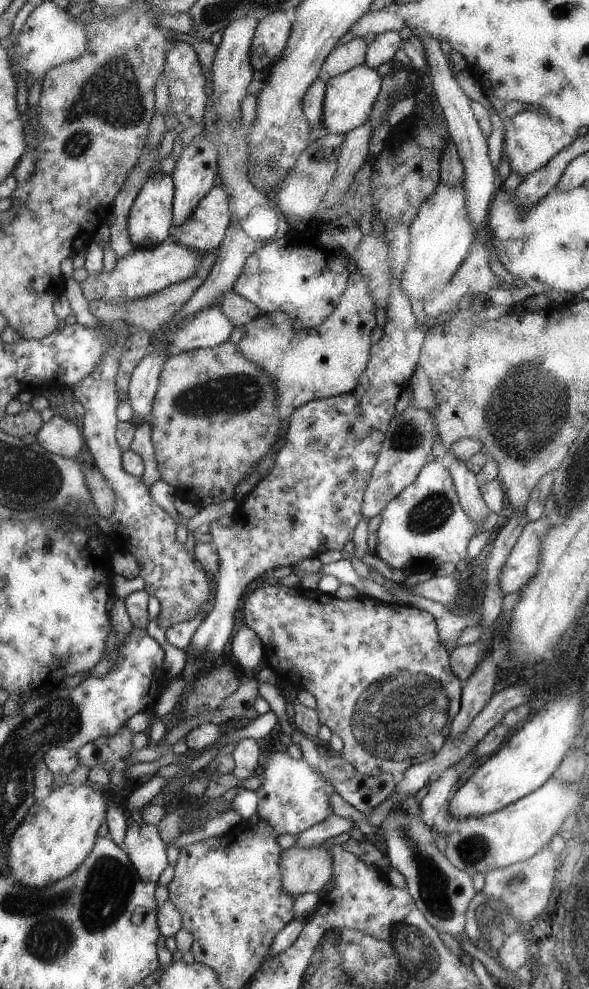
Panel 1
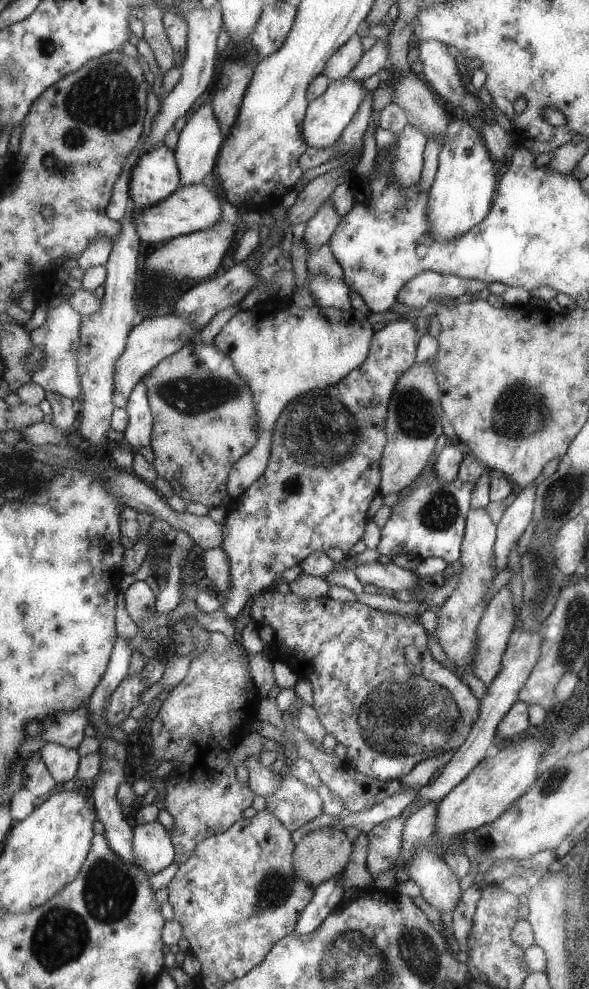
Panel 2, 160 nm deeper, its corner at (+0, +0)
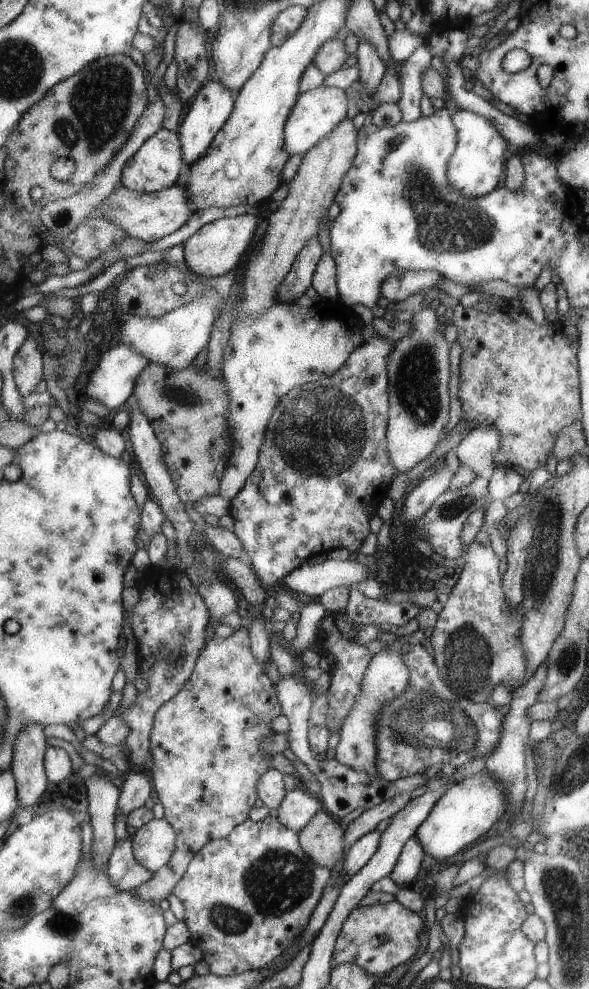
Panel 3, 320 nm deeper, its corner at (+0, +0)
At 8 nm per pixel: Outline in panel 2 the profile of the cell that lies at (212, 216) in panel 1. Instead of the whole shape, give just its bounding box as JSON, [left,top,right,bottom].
[135,182,223,248]

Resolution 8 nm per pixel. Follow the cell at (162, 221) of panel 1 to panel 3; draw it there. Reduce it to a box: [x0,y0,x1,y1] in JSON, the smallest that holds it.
[122,128,185,193]

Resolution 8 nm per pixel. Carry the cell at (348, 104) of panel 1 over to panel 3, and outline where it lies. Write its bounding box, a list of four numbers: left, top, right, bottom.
[287,85,349,155]

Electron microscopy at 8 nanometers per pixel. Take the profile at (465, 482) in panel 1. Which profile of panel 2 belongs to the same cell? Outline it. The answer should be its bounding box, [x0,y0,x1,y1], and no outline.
[433,508,497,669]

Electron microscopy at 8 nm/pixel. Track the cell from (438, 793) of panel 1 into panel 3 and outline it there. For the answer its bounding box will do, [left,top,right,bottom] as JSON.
[391,834,423,887]

